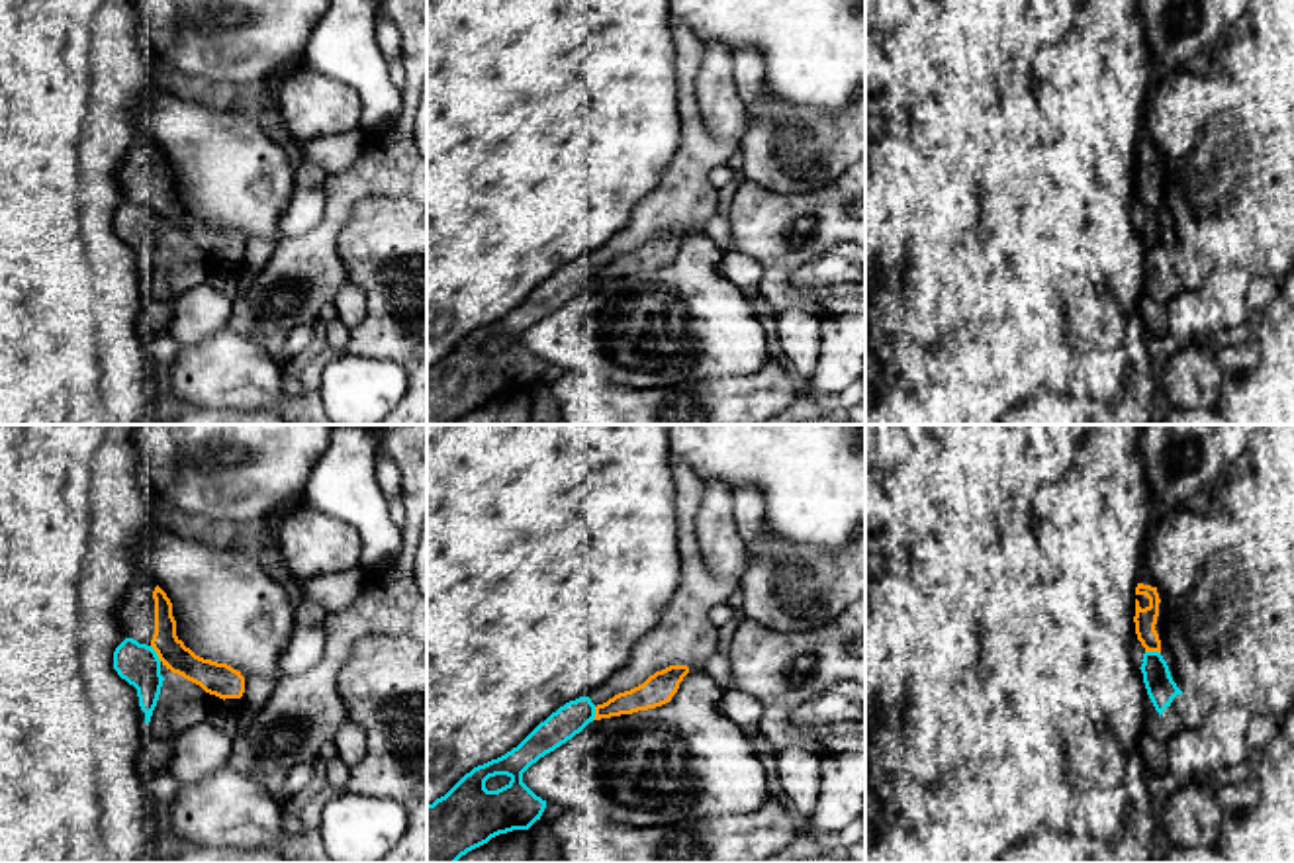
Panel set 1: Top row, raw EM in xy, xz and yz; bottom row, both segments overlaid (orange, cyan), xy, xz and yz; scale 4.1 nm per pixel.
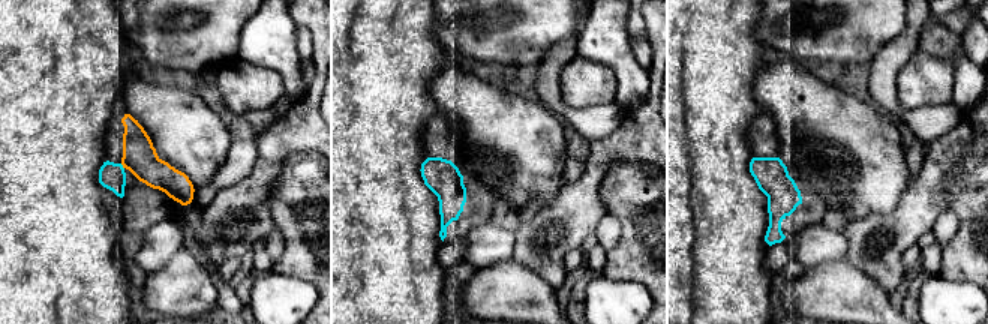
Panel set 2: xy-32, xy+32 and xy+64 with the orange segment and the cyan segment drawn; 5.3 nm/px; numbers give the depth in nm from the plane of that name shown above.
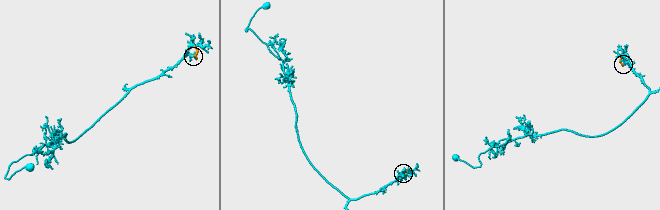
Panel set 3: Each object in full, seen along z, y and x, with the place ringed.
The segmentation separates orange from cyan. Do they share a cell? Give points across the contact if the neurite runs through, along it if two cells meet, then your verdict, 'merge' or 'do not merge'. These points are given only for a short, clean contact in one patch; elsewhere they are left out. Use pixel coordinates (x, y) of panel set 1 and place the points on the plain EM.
do not merge

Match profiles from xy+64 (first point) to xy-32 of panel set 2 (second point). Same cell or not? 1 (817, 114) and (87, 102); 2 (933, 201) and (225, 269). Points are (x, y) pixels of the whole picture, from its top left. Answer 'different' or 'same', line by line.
1: different
2: different

